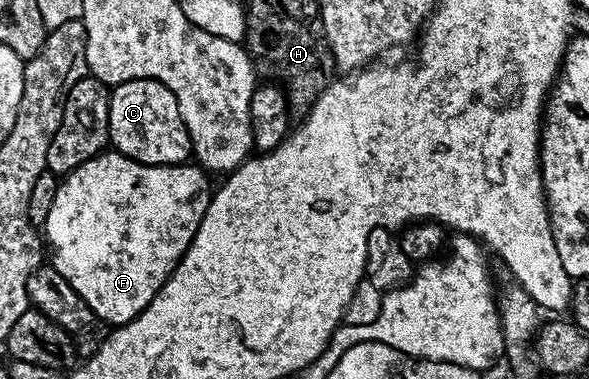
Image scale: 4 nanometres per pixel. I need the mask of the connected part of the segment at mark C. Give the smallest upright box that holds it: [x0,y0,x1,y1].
[109,79,191,167]

